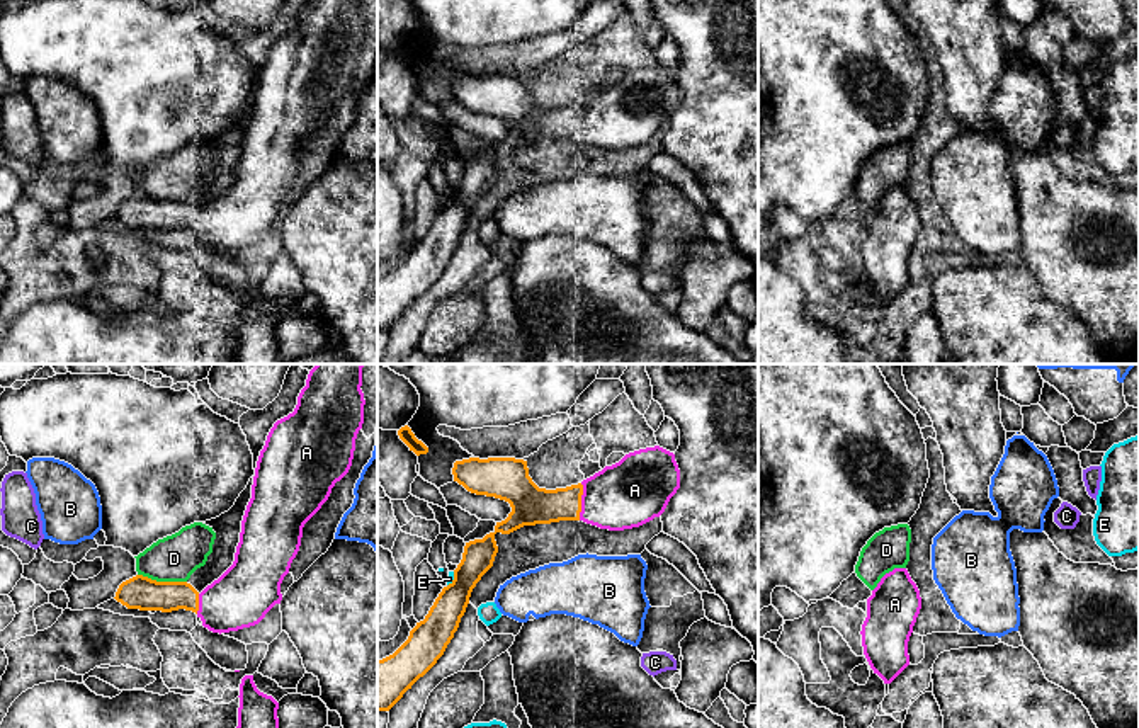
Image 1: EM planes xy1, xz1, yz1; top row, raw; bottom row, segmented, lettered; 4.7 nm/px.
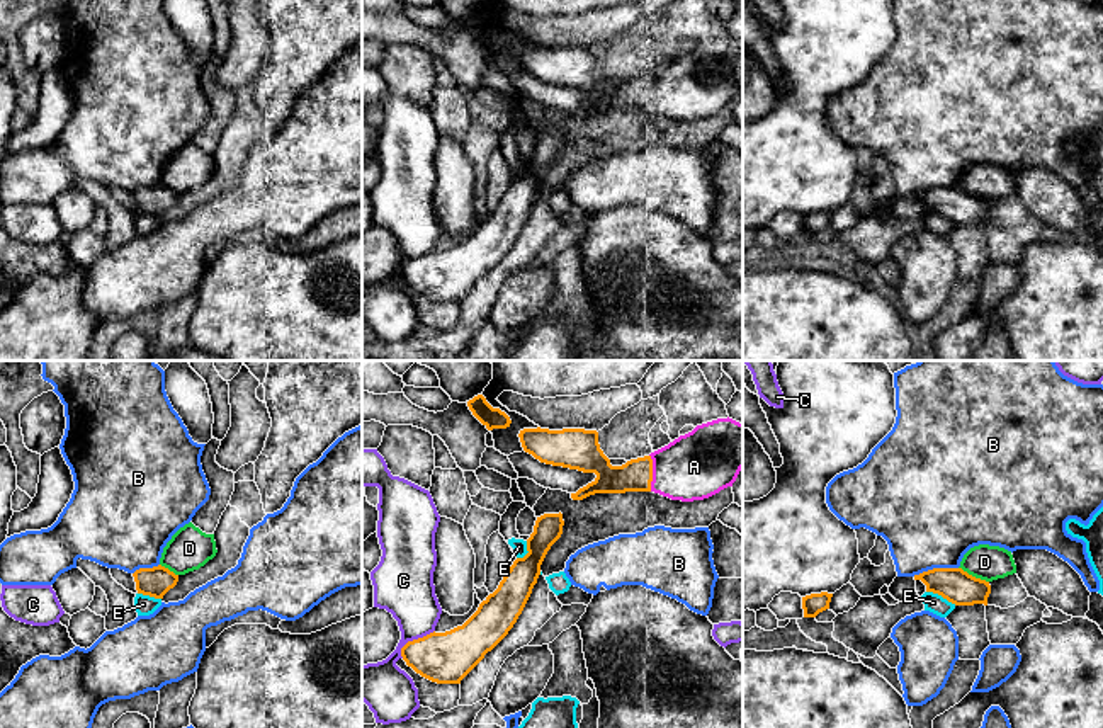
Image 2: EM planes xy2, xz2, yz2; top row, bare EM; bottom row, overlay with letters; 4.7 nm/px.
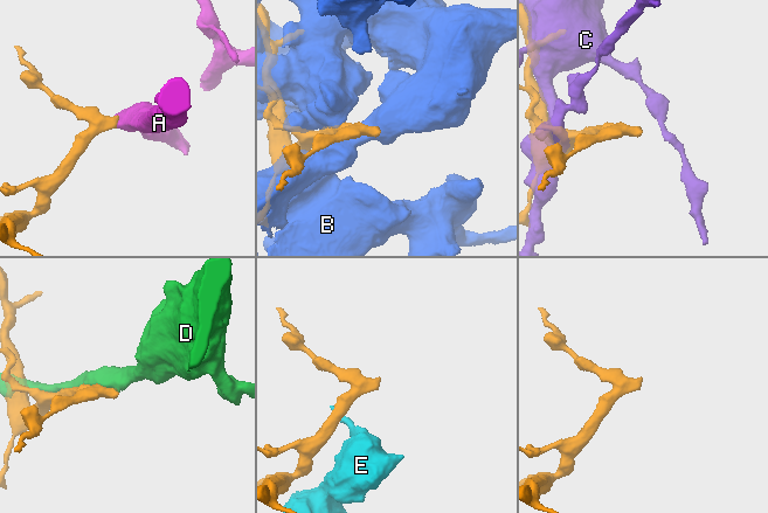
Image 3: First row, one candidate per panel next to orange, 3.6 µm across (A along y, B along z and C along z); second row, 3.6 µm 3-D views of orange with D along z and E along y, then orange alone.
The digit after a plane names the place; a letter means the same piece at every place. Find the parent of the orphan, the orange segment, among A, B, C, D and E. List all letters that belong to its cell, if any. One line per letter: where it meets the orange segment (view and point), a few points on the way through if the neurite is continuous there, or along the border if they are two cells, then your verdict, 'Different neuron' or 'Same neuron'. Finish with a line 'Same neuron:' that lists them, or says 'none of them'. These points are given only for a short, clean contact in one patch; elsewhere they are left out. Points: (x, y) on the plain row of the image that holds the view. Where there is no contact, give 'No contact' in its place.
A: Touches orange at xz1 (580, 121). Same neuron
B: Touches orange at yz2 (935, 187). Different neuron
C: Touches orange at xz2 (413, 259). Different neuron
D: Touches orange at xy1 (162, 201). Different neuron
E: Touches orange at yz2 (942, 215). Boundary: yz2 (927, 210), (937, 211), (955, 223). Different neuron
Same neuron: A

